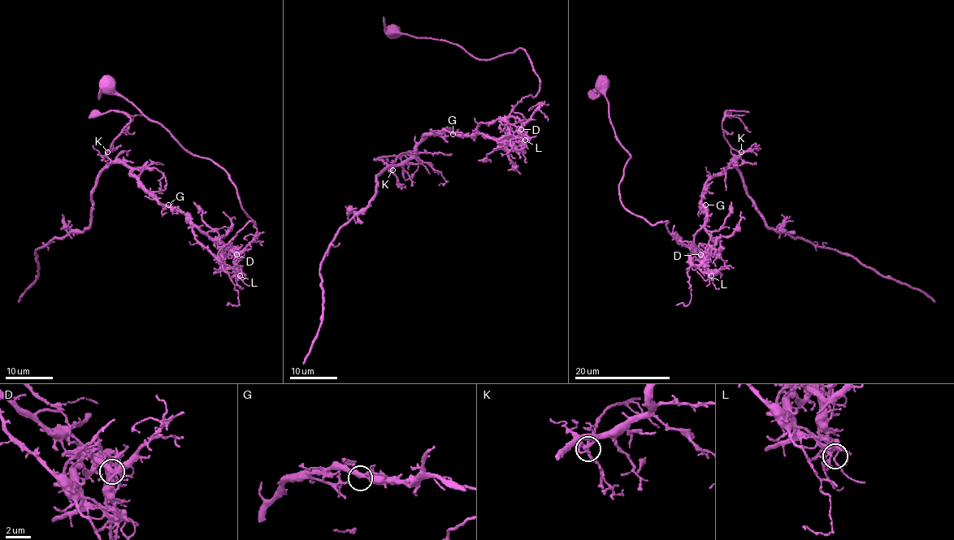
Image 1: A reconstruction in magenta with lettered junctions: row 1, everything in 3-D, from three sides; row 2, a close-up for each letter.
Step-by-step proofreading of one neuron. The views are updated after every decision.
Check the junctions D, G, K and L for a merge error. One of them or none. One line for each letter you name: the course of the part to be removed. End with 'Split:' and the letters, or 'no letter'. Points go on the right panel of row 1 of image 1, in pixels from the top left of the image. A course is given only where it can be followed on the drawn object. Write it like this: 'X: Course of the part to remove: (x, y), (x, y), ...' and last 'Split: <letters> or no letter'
L: Course of the part to remove: (711, 276), (690, 256), (706, 216), (701, 192), (735, 162), (748, 197), (769, 227), (853, 256), (935, 301)
Split: L

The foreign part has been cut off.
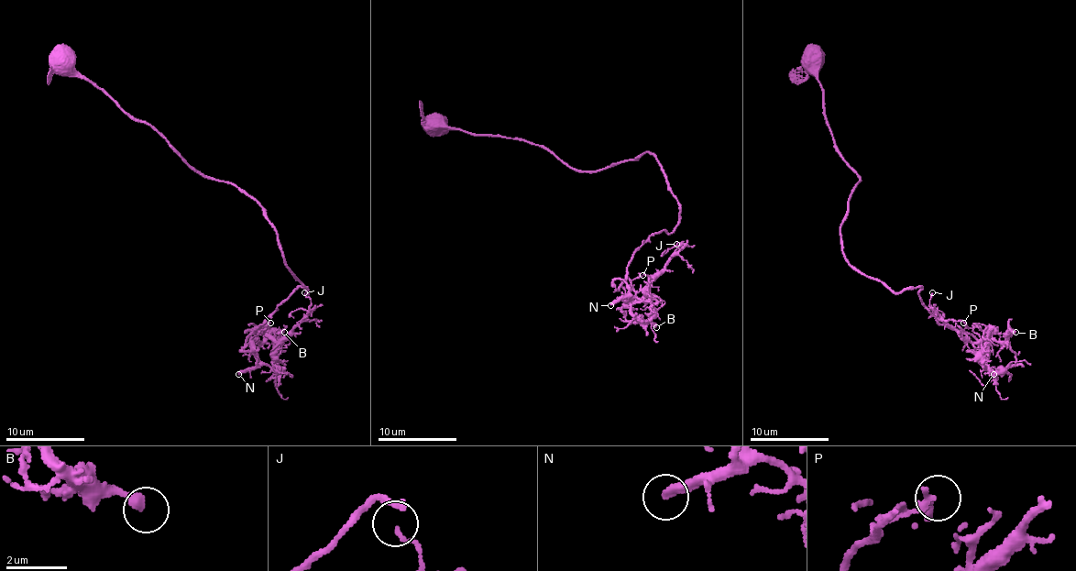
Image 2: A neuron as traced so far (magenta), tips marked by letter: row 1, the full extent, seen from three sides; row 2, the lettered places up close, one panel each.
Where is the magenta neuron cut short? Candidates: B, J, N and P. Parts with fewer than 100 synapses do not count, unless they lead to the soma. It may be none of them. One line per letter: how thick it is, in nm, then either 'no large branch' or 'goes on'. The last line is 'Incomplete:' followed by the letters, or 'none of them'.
B: 280 nm thick; no large branch
J: 90 nm thick; no large branch
N: 320 nm thick; goes on
P: 200 nm thick; no large branch
Incomplete: N

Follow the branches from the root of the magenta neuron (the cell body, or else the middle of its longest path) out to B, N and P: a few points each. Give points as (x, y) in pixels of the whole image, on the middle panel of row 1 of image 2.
B: (433, 125), (523, 138), (577, 170), (651, 152), (680, 216), (632, 254), (627, 275), (631, 312), (656, 327)
N: (433, 125), (523, 138), (577, 170), (656, 159), (678, 224), (632, 254), (636, 293), (610, 305)
P: (433, 125), (523, 138), (577, 170), (651, 152), (680, 216), (632, 254), (627, 275), (642, 275)

